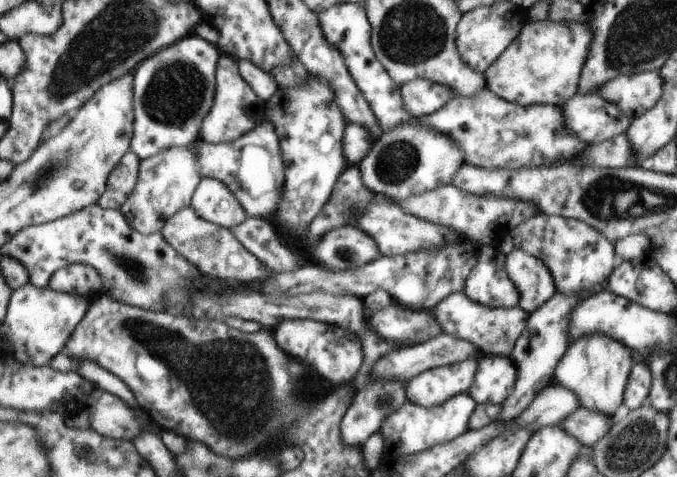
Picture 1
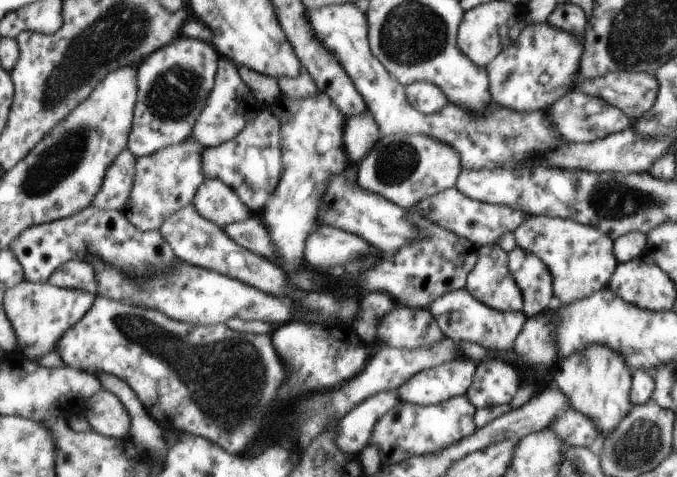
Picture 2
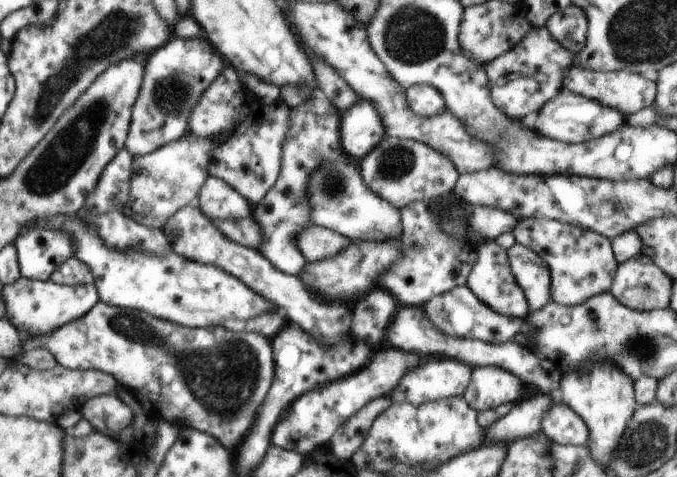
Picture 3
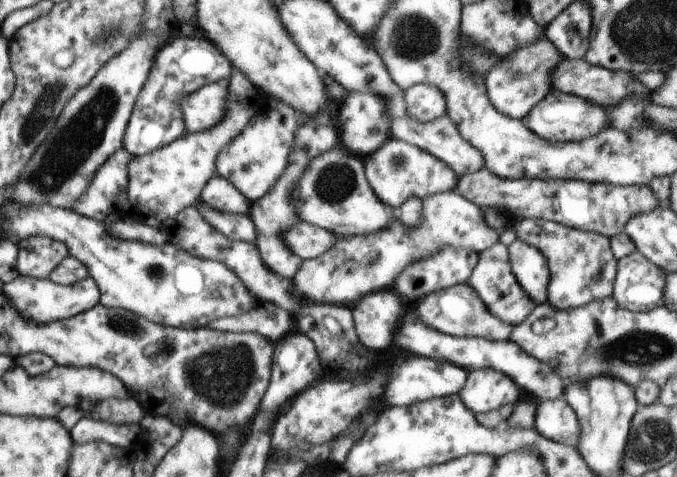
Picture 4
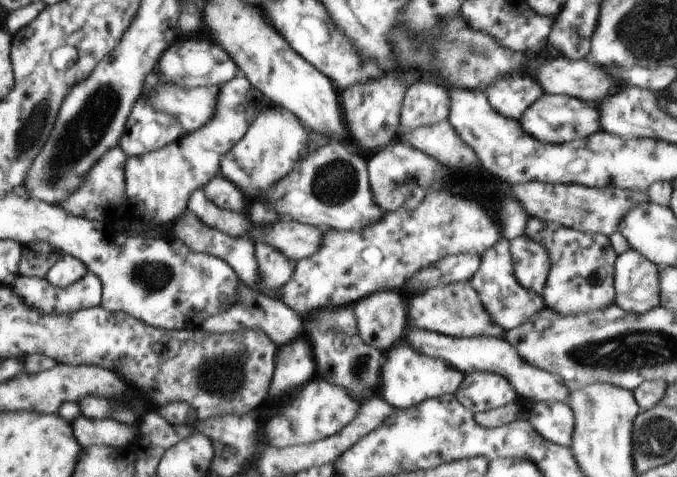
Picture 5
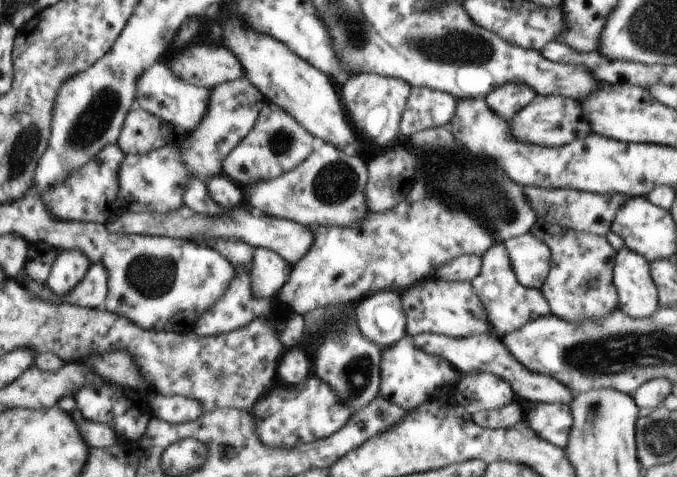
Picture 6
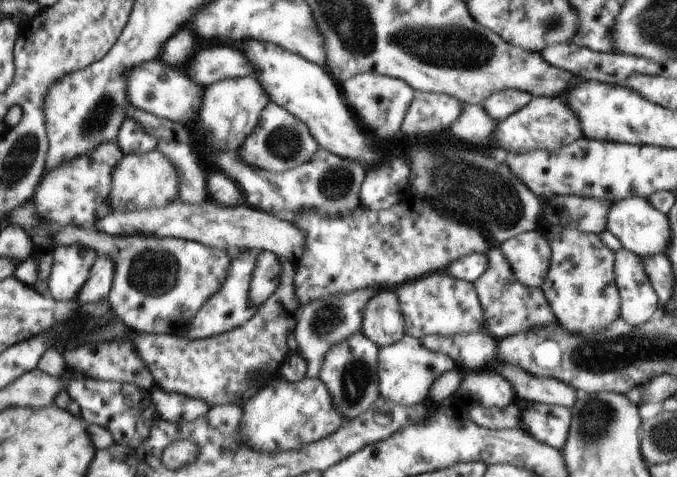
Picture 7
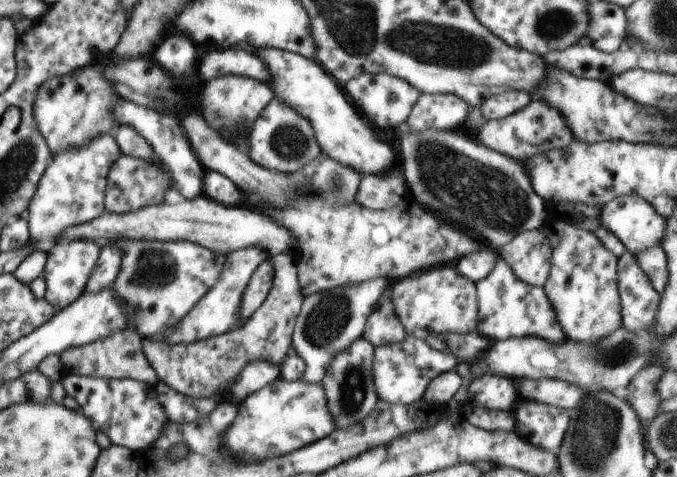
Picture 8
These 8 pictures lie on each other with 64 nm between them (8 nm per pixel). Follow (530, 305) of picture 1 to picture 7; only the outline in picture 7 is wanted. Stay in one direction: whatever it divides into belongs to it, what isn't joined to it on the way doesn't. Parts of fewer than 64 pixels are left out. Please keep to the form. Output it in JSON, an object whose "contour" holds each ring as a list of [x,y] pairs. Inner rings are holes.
{"contour":[[[539,230],[521,233],[499,246],[511,265],[516,280],[531,288],[541,288],[549,272],[551,249]]]}

